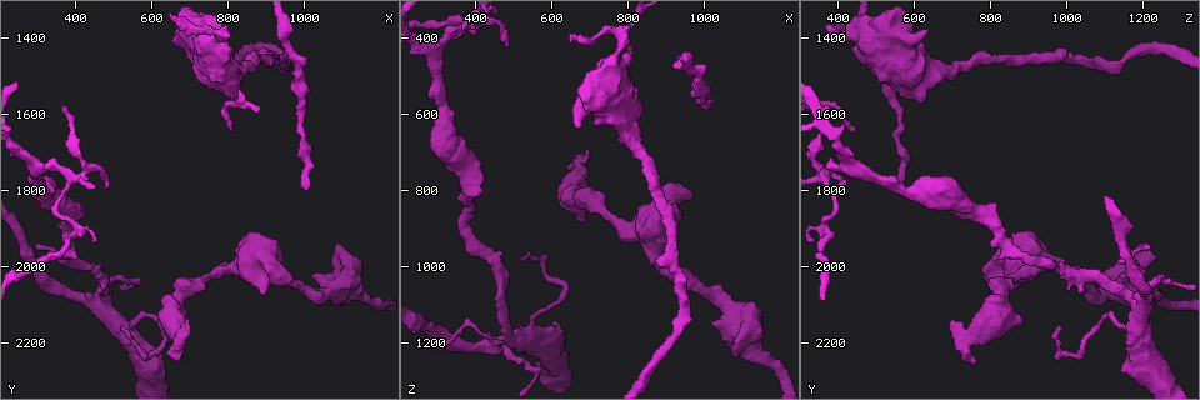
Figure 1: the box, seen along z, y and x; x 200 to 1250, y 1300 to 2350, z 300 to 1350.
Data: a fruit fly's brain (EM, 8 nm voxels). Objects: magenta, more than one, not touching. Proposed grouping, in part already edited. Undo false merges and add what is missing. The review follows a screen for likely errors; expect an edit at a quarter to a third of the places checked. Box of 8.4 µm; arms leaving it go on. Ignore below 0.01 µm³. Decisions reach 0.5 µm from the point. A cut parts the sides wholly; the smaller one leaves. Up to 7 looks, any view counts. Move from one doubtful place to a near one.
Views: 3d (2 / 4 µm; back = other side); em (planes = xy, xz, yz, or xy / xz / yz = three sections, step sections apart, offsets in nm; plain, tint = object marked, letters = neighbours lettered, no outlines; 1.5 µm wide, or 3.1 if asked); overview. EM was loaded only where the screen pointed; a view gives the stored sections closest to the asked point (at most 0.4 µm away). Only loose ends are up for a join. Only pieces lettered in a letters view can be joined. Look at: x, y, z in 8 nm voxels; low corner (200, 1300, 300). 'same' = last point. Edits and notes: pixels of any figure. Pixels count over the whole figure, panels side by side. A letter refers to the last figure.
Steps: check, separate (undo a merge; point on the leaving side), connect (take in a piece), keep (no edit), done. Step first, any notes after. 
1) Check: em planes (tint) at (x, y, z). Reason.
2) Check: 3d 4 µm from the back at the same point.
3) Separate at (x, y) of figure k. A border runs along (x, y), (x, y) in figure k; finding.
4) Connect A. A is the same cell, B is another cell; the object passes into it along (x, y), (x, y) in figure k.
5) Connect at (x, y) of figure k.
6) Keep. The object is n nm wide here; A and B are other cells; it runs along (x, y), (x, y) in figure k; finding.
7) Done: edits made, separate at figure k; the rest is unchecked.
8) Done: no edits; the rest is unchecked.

Check: em planes (letters) at (525, 2165, 985). End of a long branch.

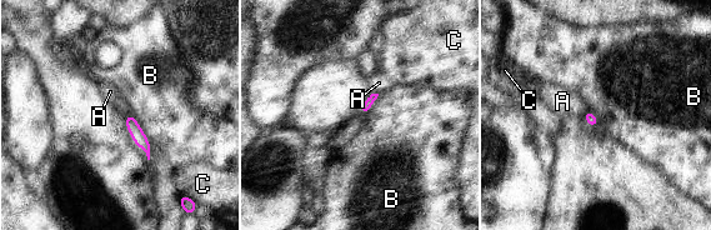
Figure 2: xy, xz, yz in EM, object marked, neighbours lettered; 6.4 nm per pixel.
Keep. A, B and C are other cells; a border runs along (130, 114), (150, 144) in figure 2; none of them fits.

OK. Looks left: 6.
Check: em planes (letters) at (665, 2255, 755). Stops while still wide.

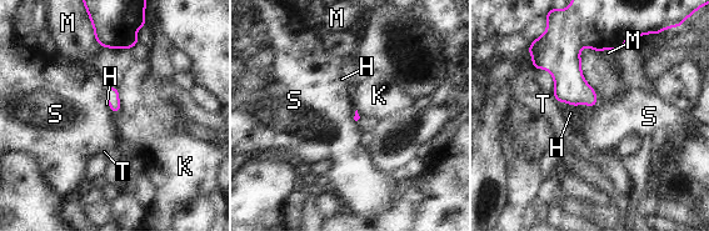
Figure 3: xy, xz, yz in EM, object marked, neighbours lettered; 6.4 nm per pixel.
Keep. H, K, M, S and T are other cells; a border runs along (559, 103), (588, 105), (590, 108) in figure 3; no lettered piece goes on from it.

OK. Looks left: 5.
Check: 3d 4 µm from the back at (805, 1525, 580). Sudden change in width.

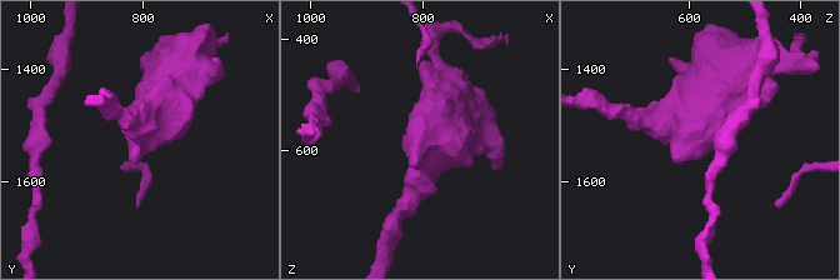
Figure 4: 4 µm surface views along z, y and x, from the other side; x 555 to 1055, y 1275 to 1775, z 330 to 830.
Check: em xz step 8 (tint) at (800, 1525, 585).

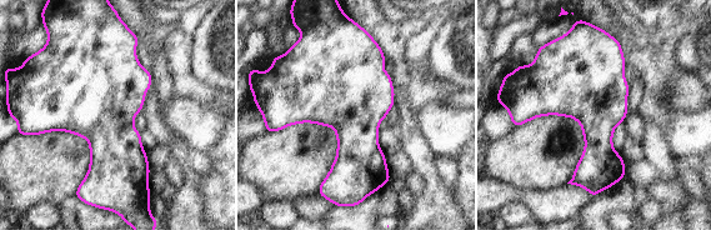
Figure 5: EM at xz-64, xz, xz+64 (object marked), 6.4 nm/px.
Check: em xy step 8 (letters) at the same point. Another direction.

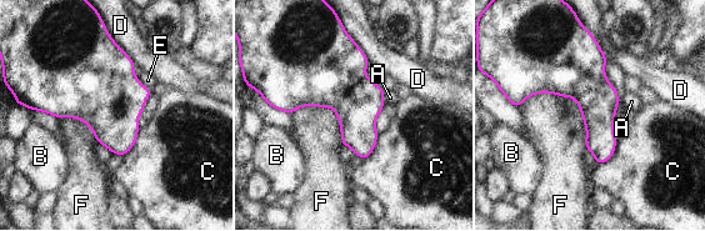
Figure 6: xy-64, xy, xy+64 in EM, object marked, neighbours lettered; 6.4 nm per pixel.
Keep. A, B, C, D, E and F are other cells; continuous, no second cell.

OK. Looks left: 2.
Done: no edits; the rest is unchecked.

